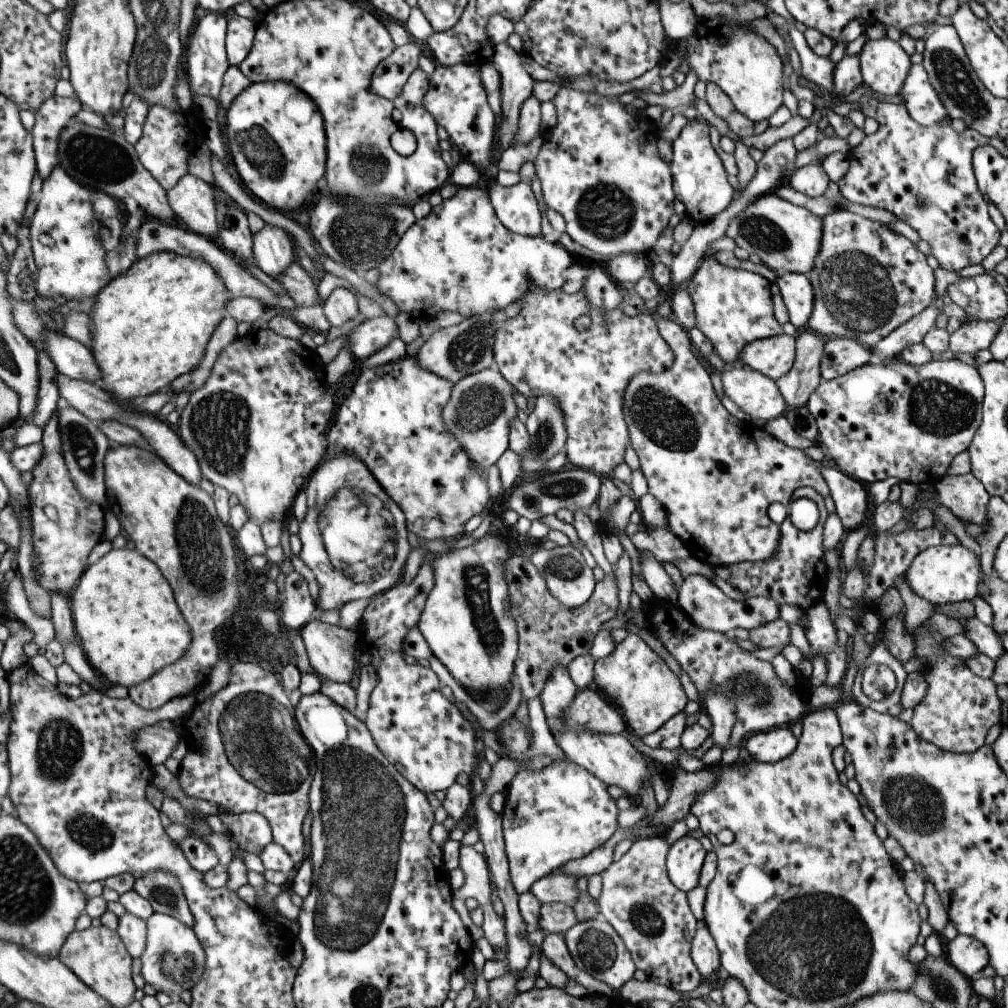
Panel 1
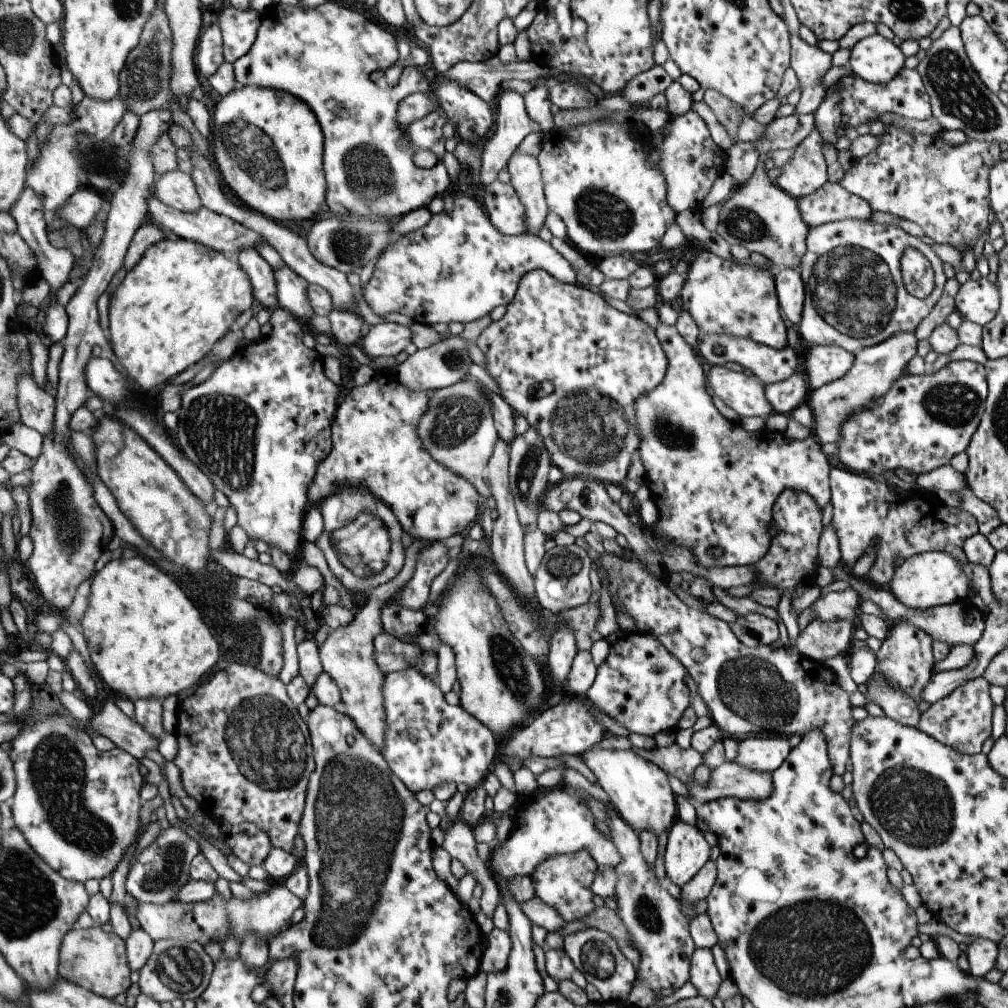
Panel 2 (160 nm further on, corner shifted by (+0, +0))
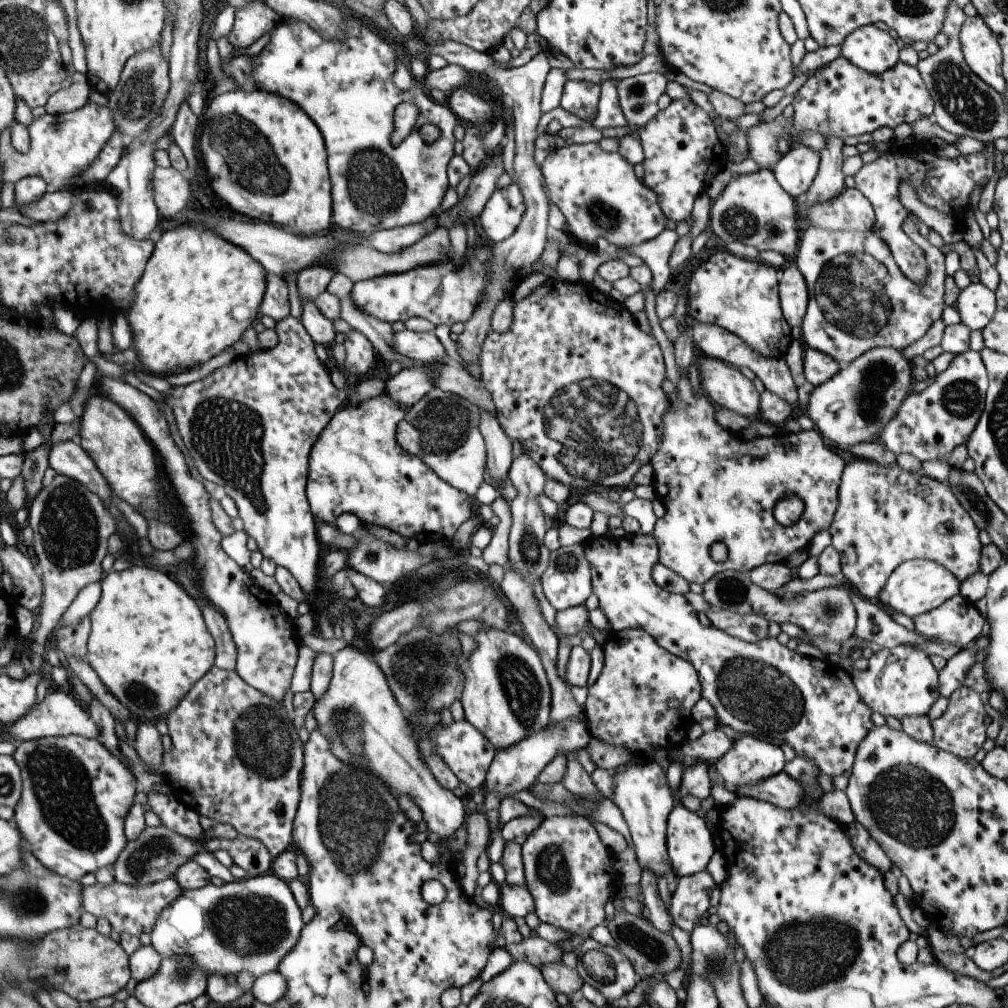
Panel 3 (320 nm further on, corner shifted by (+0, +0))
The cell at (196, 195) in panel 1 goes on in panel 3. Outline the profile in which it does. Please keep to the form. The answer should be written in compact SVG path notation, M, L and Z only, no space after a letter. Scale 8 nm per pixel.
M157 165L153 176L154 197L161 216L176 217L191 200L188 176L172 167Z

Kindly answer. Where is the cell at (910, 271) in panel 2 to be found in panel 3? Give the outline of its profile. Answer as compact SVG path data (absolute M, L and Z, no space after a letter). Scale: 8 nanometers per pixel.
M986 144L981 154L960 156L953 159L942 159L924 152L907 152L902 155L883 153L870 163L863 163L854 174L855 189L871 203L874 210L872 231L888 246L890 253L900 271L916 283L923 282L926 264L923 251L911 242L902 231L903 219L907 216L898 199L898 184L900 180L908 180L916 190L916 197L929 205L936 212L941 211L959 218L966 211L966 202L975 186L984 186L993 172L992 144Z

